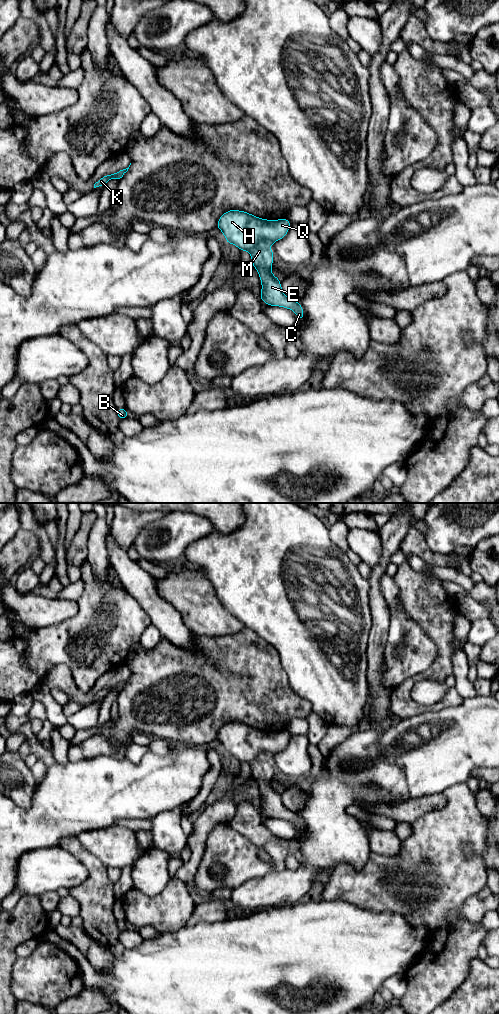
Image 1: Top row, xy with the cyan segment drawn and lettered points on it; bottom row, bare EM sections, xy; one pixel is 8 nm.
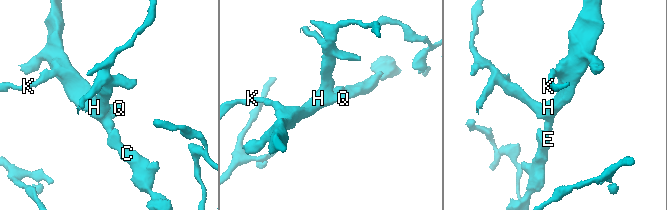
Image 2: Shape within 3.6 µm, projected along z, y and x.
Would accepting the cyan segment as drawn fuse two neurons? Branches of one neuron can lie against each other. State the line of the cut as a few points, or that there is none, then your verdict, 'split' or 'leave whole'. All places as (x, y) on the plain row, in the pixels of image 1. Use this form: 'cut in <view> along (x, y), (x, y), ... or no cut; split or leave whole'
no cut; leave whole

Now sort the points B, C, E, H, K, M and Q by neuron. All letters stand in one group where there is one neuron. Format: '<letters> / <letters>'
B C E H K M Q

